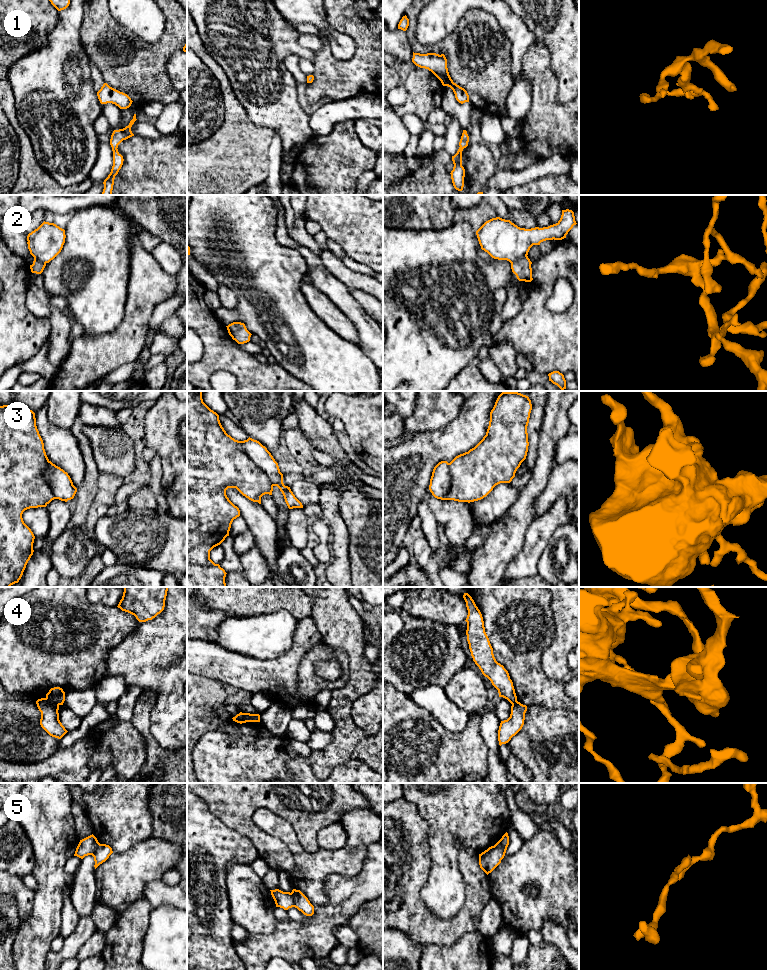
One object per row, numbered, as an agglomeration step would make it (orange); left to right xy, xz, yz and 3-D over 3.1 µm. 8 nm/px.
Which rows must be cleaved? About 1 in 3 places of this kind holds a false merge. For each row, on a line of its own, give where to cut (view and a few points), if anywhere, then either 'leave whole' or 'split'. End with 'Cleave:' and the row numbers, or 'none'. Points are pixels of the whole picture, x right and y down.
1: no cut; leave whole
2: cut in yz along (526, 255), (510, 262); split
3: no cut; leave whole
4: cut in xy along (45, 698), (58, 706); split
5: cut in xz along (290, 893), (294, 906); split
Cleave: 2, 4, 5

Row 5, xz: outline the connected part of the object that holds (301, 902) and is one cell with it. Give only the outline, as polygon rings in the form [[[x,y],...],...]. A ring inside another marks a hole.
[[[293,889],[291,894],[294,898],[295,908],[297,908],[306,916],[312,916],[314,914],[314,906],[300,890]]]

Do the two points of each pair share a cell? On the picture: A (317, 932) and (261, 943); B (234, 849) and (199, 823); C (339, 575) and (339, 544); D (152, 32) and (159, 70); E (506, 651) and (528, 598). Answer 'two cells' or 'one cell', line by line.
A: one cell
B: one cell
C: one cell
D: two cells
E: one cell

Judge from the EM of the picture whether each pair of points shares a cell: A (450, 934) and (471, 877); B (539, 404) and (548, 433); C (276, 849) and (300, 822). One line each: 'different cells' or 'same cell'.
A: same cell
B: different cells
C: same cell

